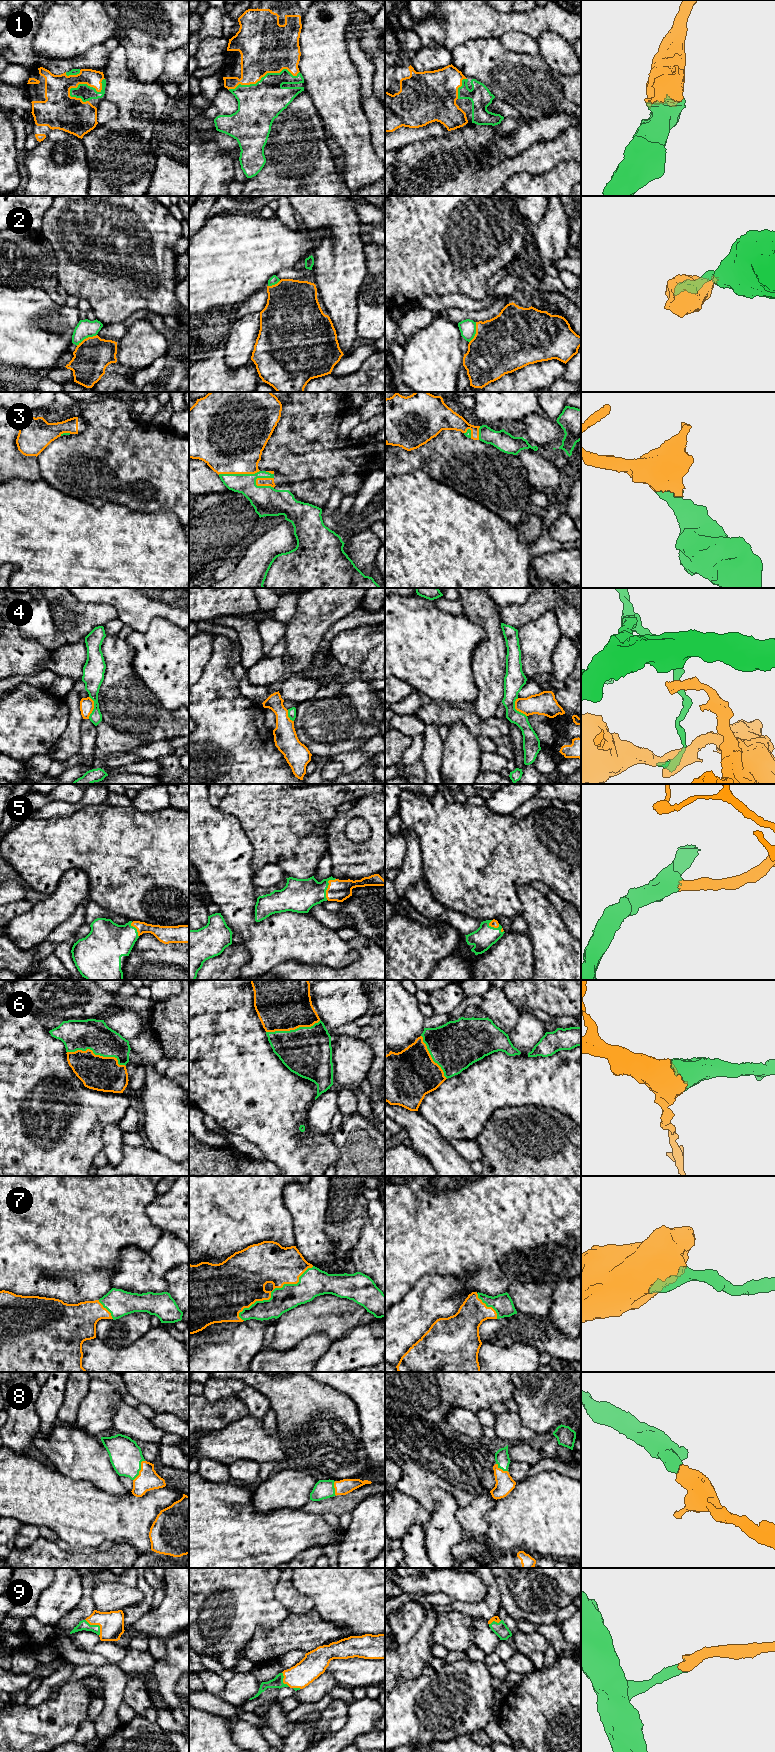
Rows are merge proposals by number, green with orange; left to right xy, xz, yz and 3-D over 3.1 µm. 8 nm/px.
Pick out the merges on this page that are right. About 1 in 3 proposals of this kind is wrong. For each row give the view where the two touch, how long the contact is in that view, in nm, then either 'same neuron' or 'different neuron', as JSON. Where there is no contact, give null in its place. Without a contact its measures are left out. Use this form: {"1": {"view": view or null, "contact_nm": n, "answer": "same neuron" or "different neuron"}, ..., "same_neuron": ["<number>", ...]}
{"1": {"view": "xz", "contact_nm": 600, "answer": "same neuron"}, "2": {"view": "xy", "contact_nm": 190, "answer": "different neuron"}, "3": {"view": "xz", "contact_nm": 340, "answer": "same neuron"}, "4": {"view": "yz", "contact_nm": 170, "answer": "different neuron"}, "5": {"view": "xz", "contact_nm": 190, "answer": "same neuron"}, "6": {"view": "xy", "contact_nm": 480, "answer": "same neuron"}, "7": {"view": "xz", "contact_nm": 750, "answer": "same neuron"}, "8": {"view": "xy", "contact_nm": 190, "answer": "same neuron"}, "9": {"view": "xy", "contact_nm": 180, "answer": "same neuron"}, "same_neuron": ["1", "3", "5", "6", "7", "8", "9"]}

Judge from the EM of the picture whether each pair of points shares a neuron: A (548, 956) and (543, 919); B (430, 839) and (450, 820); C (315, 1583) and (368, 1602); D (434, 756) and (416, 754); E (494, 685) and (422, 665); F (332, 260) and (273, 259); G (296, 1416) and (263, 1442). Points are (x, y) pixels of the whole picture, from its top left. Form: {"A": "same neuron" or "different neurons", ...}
{"A": "same neuron", "B": "same neuron", "C": "same neuron", "D": "different neurons", "E": "different neurons", "F": "different neurons", "G": "different neurons"}

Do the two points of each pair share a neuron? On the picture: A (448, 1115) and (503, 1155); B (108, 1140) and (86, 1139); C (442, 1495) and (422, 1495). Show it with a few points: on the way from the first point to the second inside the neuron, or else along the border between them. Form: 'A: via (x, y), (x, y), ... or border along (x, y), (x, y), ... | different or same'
A: border along (490, 1115), (475, 1139) | different
B: border along (117, 1124), (108, 1124), (104, 1128), (102, 1149) | different
C: border along (453, 1495), (433, 1488), (434, 1509), (430, 1513) | different

